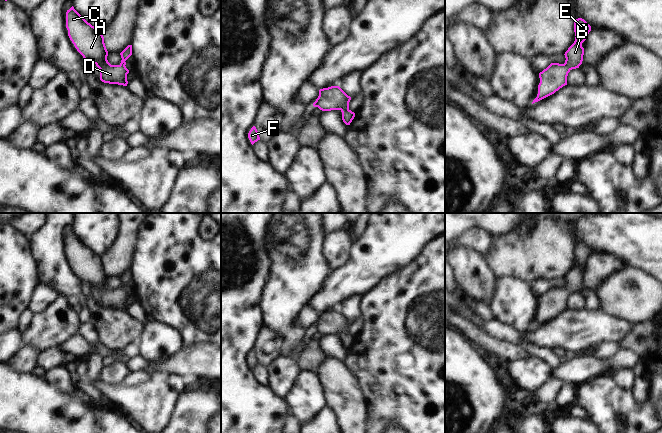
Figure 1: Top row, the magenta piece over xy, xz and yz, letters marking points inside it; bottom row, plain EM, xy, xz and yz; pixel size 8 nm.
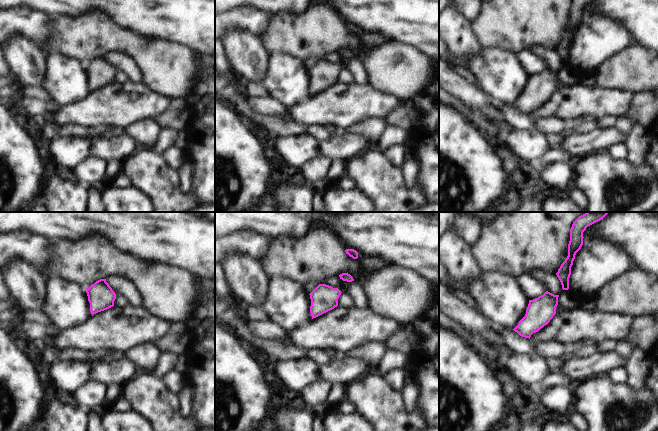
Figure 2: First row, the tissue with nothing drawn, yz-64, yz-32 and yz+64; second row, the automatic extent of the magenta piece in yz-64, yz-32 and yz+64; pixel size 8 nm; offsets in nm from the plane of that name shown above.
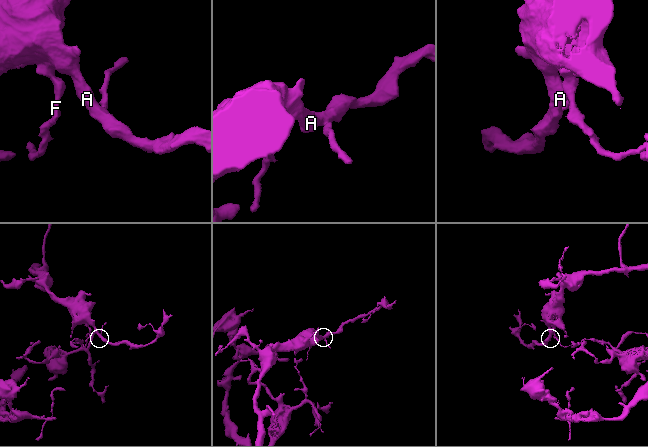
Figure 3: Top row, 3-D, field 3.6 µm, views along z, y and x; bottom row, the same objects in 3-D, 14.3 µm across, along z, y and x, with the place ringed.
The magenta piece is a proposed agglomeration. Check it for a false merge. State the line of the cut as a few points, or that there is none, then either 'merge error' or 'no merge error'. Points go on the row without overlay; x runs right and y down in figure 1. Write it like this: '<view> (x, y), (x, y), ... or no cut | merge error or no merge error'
no cut | no merge error

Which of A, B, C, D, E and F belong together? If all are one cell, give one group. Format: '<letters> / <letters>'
A B C D E F

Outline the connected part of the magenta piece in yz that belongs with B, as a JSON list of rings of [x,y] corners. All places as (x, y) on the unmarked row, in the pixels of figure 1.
[[[582,242],[574,246],[575,265],[565,276],[565,287],[551,287],[539,297],[537,321],[532,328],[538,326],[567,309],[567,300],[572,293],[579,292],[583,285],[584,272],[582,267],[587,263],[591,250]]]

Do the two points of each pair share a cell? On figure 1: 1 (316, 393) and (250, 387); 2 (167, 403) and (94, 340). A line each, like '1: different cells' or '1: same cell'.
1: different cells
2: same cell

